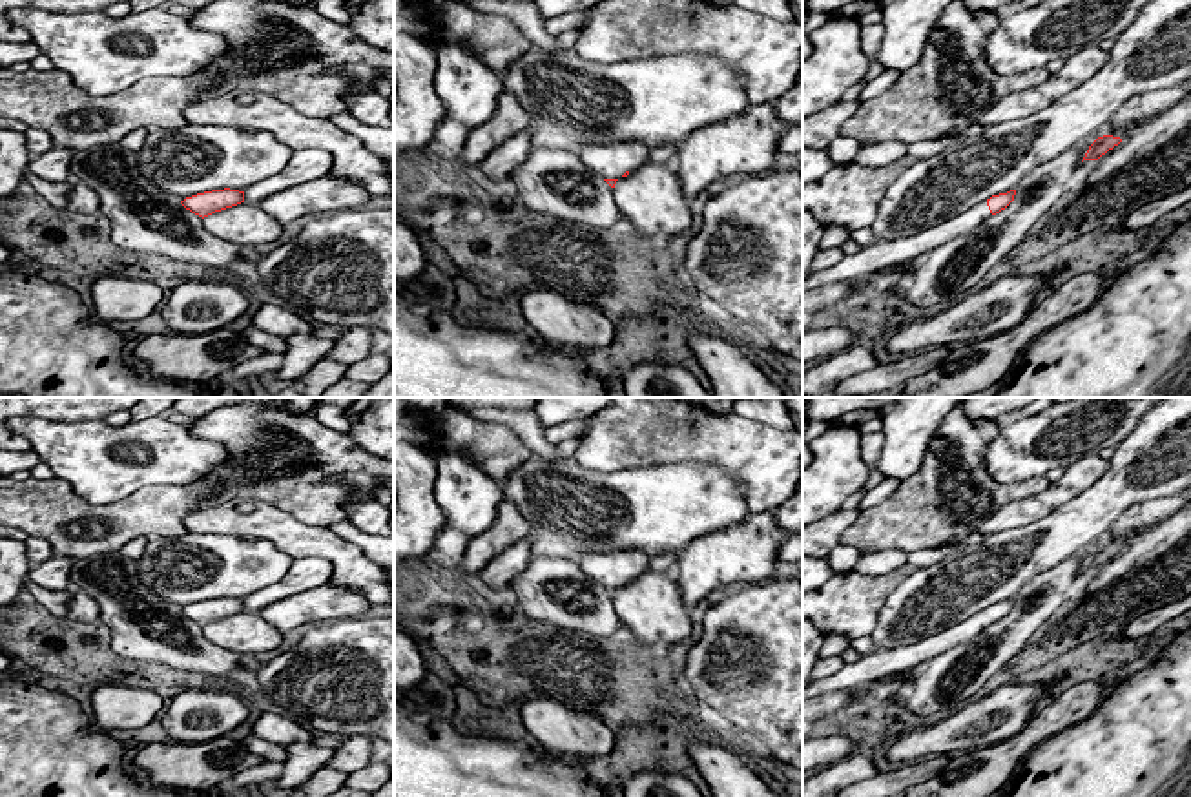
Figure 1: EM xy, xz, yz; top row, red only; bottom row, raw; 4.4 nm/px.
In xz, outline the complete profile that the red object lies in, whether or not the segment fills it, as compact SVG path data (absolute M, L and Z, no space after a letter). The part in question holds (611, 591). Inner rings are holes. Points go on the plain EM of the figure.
M600 545L582 549L578 562L585 578L611 596L647 567L647 558L638 549L613 551Z

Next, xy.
M230 596L197 602L181 609L186 618L202 627L241 611L244 611L244 600Z

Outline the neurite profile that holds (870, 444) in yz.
M870 432L863 434L861 438L861 458L866 465L874 467L881 449L883 449L885 438L883 432Z

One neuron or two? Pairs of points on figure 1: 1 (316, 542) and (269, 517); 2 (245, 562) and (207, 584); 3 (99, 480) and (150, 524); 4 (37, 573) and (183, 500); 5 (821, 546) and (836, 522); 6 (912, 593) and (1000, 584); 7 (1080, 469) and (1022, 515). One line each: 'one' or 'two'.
1: one
2: one
3: two
4: two
5: one
6: one
7: one

